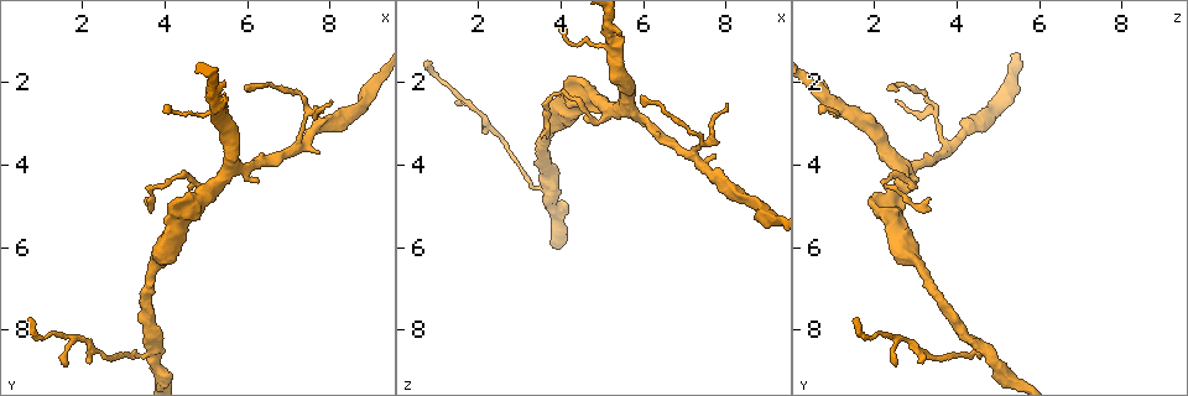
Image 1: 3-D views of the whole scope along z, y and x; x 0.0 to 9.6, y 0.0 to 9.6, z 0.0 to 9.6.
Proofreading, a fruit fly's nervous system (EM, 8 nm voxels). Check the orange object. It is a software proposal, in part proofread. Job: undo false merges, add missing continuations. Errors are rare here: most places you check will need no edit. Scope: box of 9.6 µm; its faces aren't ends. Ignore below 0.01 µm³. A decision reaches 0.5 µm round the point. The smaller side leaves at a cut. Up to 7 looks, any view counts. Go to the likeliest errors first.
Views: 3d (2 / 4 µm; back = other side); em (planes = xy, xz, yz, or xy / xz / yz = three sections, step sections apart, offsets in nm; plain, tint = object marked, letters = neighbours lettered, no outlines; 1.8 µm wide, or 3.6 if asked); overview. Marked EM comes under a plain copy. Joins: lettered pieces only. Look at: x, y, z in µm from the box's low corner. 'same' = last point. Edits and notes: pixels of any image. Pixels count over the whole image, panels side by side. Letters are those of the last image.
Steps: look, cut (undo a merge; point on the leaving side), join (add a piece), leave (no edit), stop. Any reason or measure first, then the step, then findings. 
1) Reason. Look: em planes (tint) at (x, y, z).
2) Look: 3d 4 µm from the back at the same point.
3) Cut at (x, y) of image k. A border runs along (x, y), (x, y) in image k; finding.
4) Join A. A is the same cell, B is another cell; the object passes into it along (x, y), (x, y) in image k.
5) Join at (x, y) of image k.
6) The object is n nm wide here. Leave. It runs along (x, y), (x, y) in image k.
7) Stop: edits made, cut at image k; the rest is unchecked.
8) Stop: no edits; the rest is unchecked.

End of a long branch. Look: em xz step 16 (tint) at (3.60, 4.80, 3.40).

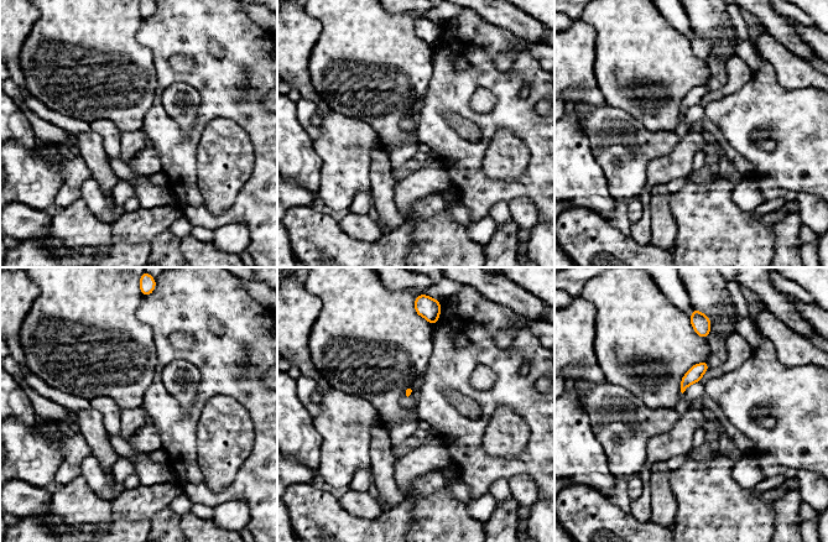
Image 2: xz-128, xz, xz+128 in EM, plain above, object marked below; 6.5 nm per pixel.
Another direction. Look: em yz step 8 (letters) at the same point.

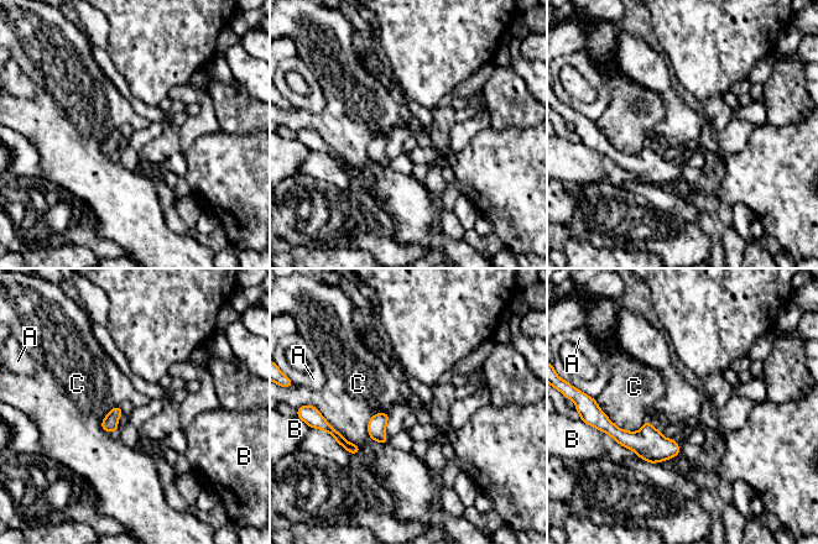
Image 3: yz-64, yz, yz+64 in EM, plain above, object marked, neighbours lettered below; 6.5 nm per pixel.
Leave. A, B and C are other cells; a border runs along (323, 417), (360, 450) in image 3; no lettered piece goes on from it.

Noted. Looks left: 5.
Tapers out. Look: 3d 4 µm at (0.70, 7.65, 1.65).

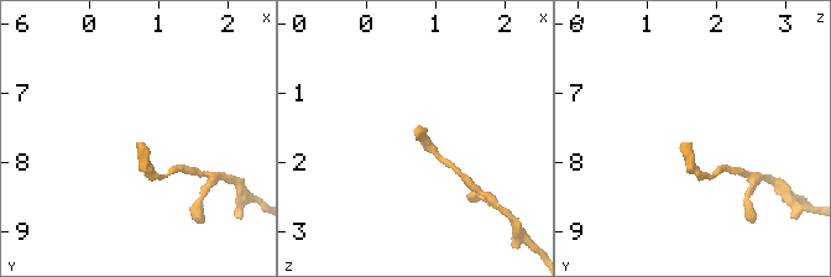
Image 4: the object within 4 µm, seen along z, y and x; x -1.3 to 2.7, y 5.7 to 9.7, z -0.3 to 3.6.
Now the EM. Look: em 3.6 µm yz step 8 (tint) at (0.75, 7.75, 1.60).

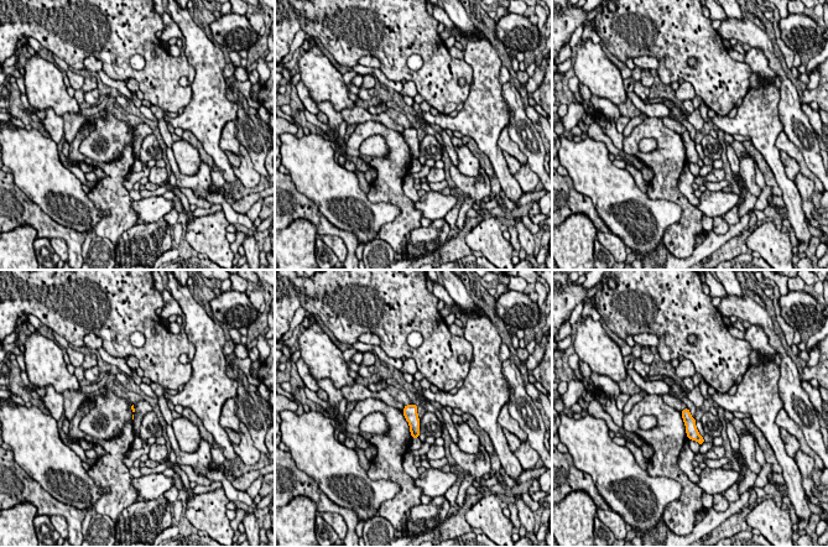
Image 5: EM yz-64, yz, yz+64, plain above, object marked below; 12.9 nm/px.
Look: em 3.6 µm planes (letters) at the same point.

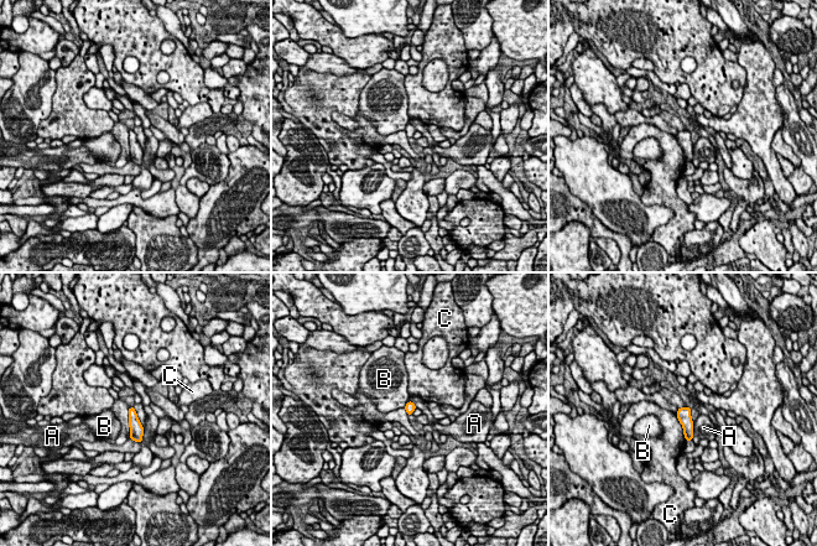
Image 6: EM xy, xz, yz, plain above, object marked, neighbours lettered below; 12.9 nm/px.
Leave. A, B and C are other cells; a border runs along (409, 400), (404, 406) in image 6; none of them fits.

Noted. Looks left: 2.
Stop: no edits; the rest is unchecked.

